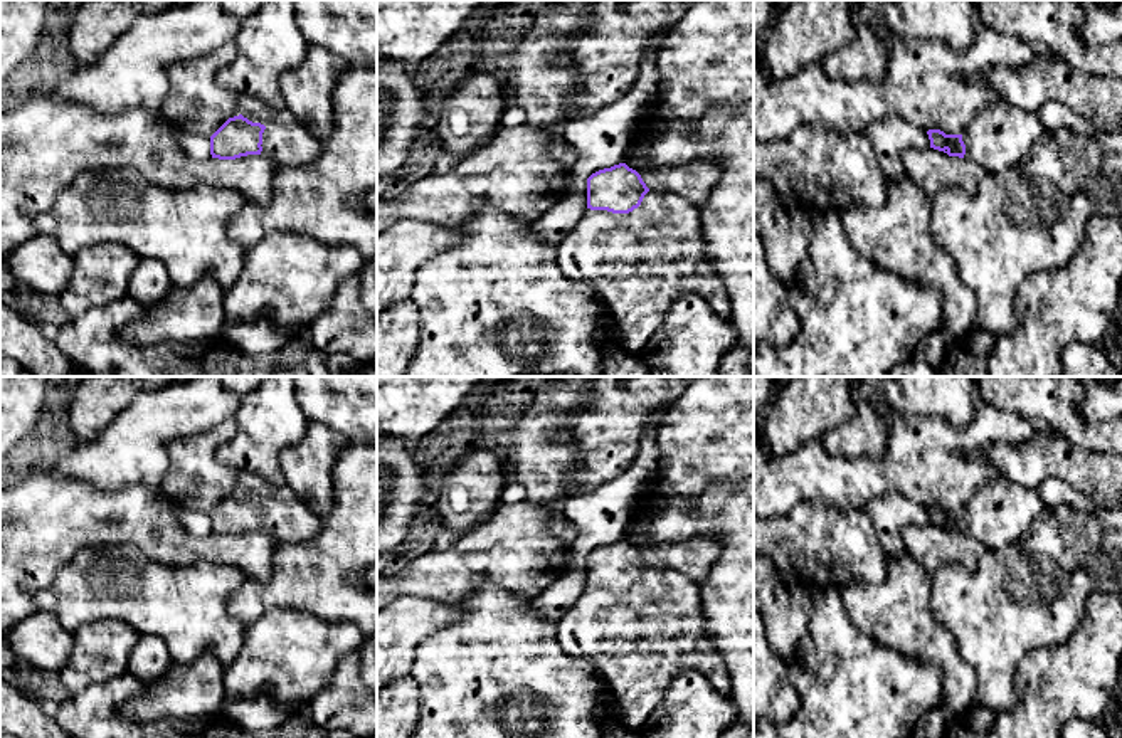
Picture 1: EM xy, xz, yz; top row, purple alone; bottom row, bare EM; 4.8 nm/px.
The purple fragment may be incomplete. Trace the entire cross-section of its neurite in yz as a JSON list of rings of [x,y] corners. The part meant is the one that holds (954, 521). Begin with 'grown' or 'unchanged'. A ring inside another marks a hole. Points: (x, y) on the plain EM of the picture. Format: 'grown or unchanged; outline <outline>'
grown; outline [[[1004,476],[981,486],[961,511],[929,506],[930,525],[949,533],[969,535],[986,550],[1001,550],[1023,538],[1031,523],[1046,509],[1036,489]]]

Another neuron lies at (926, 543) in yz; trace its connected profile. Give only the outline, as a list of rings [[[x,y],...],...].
[[[934,525],[912,526],[903,540],[907,553],[930,572],[952,561],[974,570],[986,551],[979,540],[959,533],[949,533],[944,538]]]

